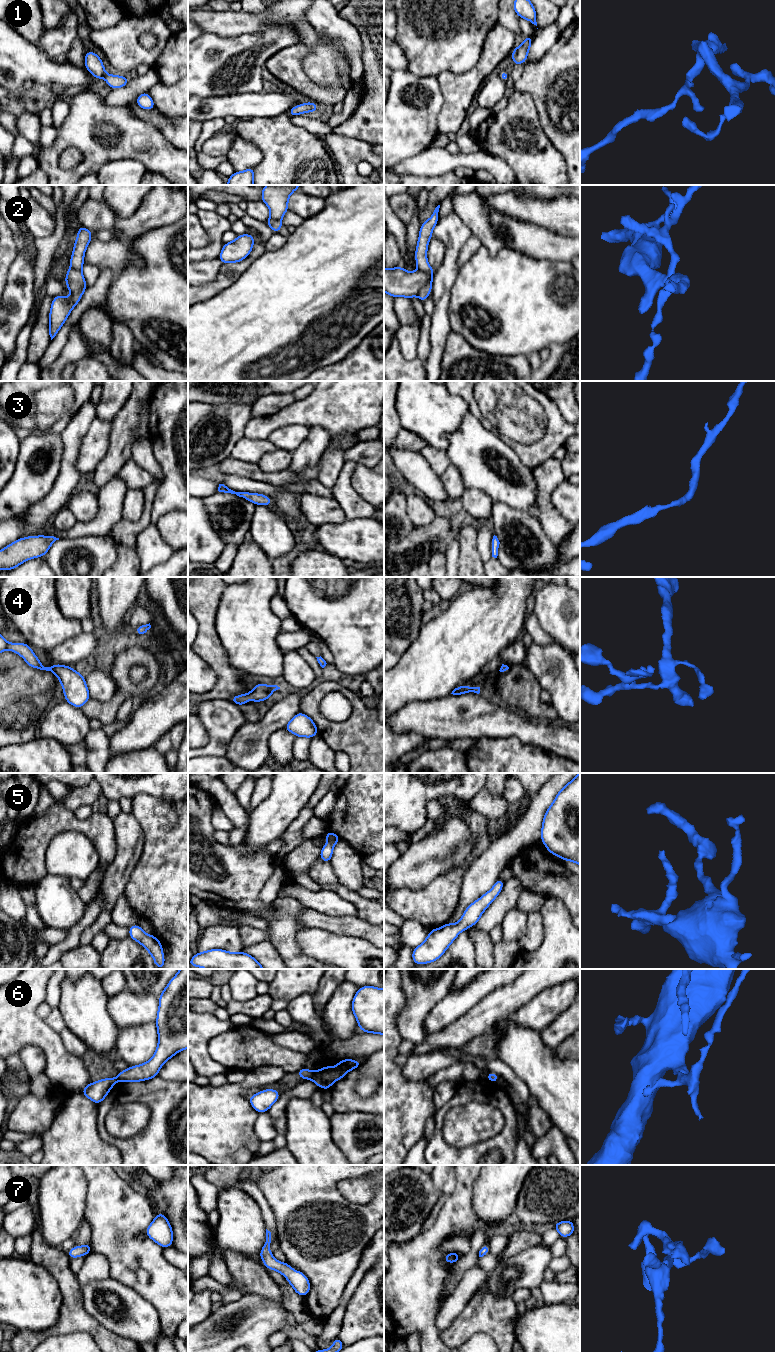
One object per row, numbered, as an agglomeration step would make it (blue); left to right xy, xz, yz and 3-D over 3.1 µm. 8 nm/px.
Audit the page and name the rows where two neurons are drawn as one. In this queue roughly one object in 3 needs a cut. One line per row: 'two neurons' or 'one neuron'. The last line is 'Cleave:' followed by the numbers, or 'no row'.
1: one neuron
2: two neurons
3: one neuron
4: one neuron
5: one neuron
6: two neurons
7: one neuron
Cleave: 2, 6

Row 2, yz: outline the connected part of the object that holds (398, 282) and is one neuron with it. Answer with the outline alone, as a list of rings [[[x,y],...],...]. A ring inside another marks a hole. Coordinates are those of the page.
[[[401,266],[384,267],[384,292],[392,297],[413,298],[426,285],[430,275],[422,271],[408,272]]]

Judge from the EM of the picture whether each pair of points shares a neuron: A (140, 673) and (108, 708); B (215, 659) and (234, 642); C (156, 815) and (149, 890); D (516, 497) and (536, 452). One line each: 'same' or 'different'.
A: different
B: different
C: same
D: different

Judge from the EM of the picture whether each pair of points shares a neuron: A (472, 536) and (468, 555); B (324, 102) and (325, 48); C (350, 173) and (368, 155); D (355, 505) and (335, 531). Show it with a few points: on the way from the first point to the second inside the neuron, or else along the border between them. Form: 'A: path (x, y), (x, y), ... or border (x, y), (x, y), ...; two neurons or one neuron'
A: path (468, 541), (468, 550); one neuron
B: border (304, 73), (320, 86), (341, 86), (346, 90); two neurons
C: path (350, 167), (362, 155); one neuron
D: border (371, 518), (347, 519); two neurons

